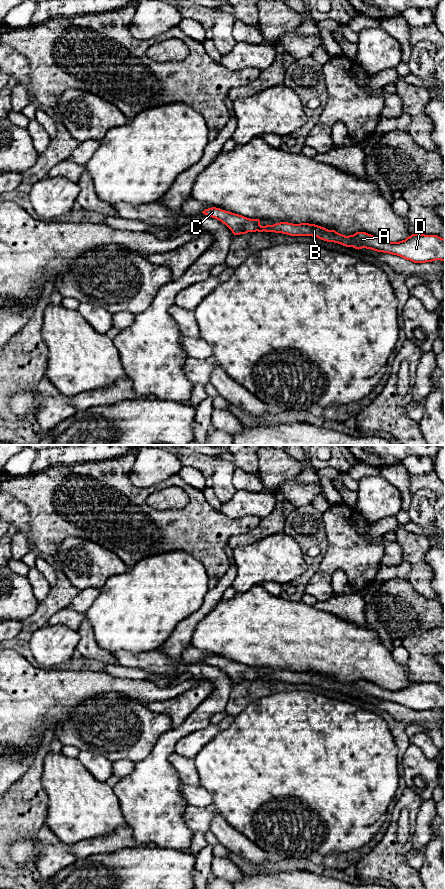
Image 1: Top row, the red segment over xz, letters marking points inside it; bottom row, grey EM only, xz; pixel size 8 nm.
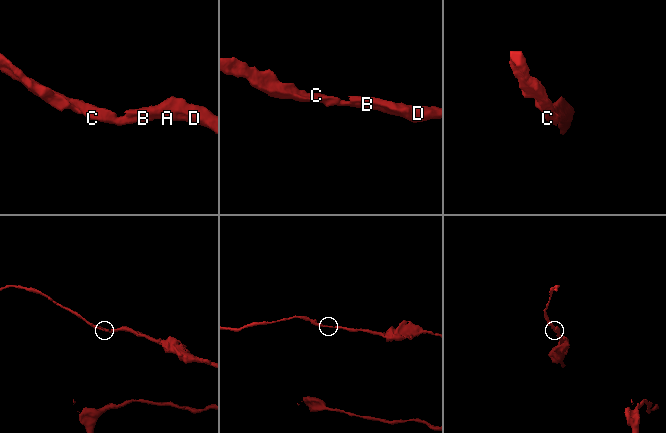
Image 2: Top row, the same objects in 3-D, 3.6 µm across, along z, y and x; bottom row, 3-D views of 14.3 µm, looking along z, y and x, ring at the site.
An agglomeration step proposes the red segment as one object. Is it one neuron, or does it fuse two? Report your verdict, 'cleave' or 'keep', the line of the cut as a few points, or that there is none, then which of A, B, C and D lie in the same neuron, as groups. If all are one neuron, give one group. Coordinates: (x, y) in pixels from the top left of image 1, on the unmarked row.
keep; cut none; groups A B C D

